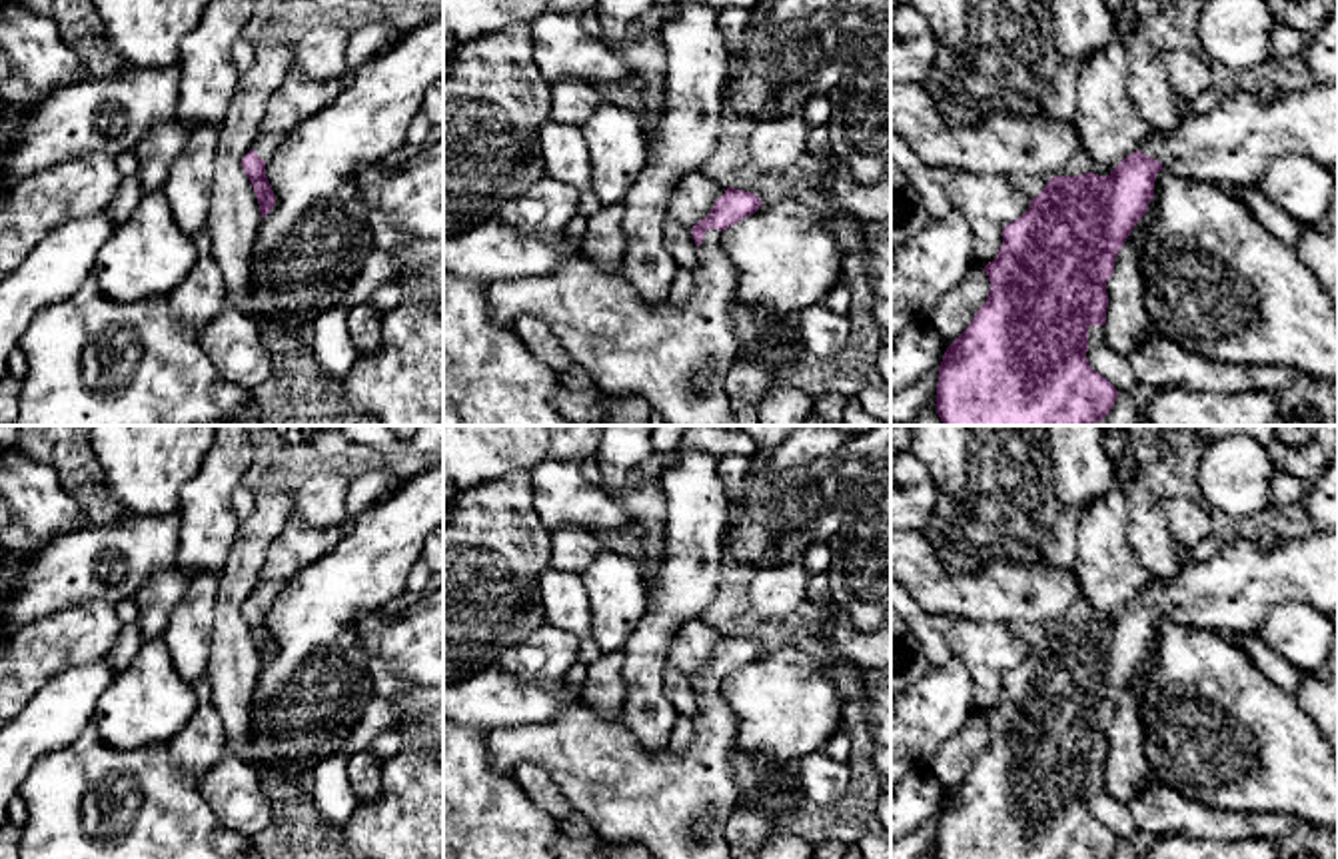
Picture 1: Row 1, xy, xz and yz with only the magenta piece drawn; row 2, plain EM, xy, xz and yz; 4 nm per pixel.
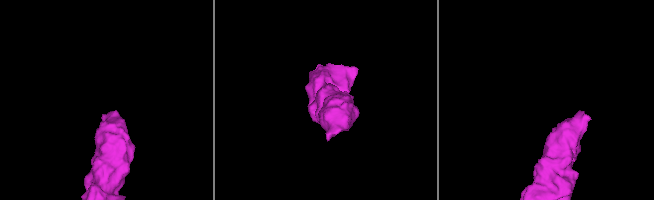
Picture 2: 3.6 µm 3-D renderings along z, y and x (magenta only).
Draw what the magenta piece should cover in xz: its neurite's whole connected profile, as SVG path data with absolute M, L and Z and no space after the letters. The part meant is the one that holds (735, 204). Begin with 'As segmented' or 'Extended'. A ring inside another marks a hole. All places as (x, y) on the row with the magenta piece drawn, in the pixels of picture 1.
Extended. M727 188L709 216L691 228L697 266L693 292L681 306L671 296L645 302L619 268L601 270L589 258L579 256L545 276L485 286L491 318L509 328L521 316L543 322L603 394L643 398L669 426L733 426L723 376L741 354L733 332L737 278L721 248L721 232L761 206L759 196Z

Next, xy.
Extended. M278 132L258 134L254 148L242 160L242 168L254 186L262 218L276 206L276 194L266 176L266 162L276 154L284 138Z

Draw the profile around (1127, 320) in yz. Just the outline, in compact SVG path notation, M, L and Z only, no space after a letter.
M1150 198L1146 214L1122 244L1114 262L1114 274L1106 282L1108 308L1104 344L1124 358L1138 346L1152 326L1144 300L1142 246L1146 232L1154 222L1156 200Z

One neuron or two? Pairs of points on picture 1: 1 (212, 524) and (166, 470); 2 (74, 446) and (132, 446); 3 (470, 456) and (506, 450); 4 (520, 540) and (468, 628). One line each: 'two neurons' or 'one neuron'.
1: two neurons
2: two neurons
3: one neuron
4: one neuron

